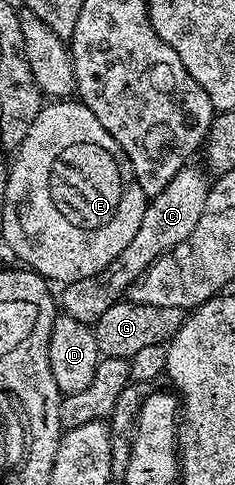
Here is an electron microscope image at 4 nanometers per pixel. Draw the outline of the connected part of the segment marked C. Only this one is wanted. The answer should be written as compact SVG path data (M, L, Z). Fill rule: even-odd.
M195 164L184 166L162 192L148 201L141 218L141 226L137 228L136 235L130 240L124 252L121 252L97 275L66 283L62 287L63 292L61 296L59 295L62 311L71 318L90 325L108 310L112 301L120 301L128 287L140 278L149 264L155 262L160 255L172 250L177 244L181 244L181 241L193 232L200 222L201 213L204 212L210 183L202 167L199 169Z

